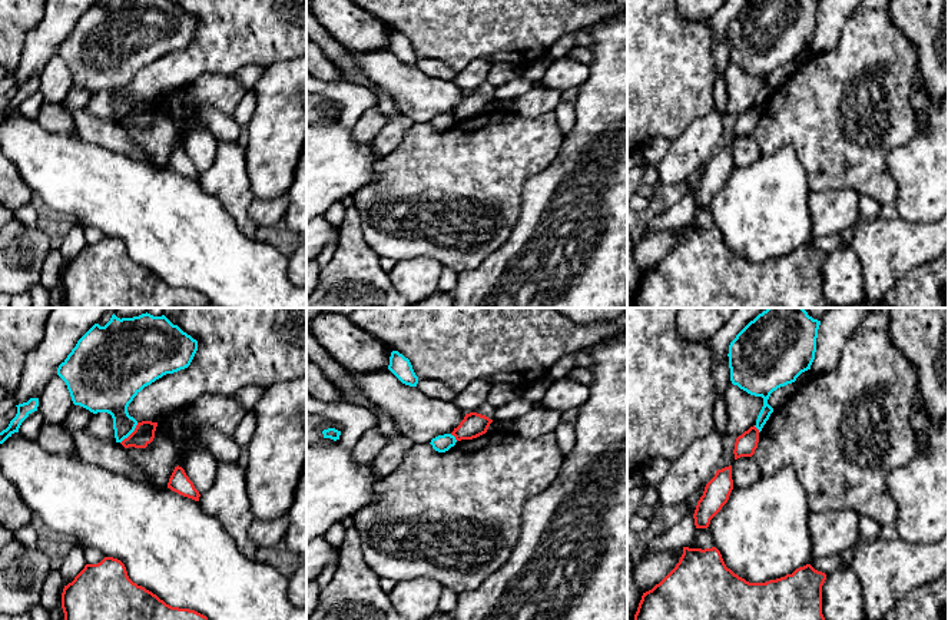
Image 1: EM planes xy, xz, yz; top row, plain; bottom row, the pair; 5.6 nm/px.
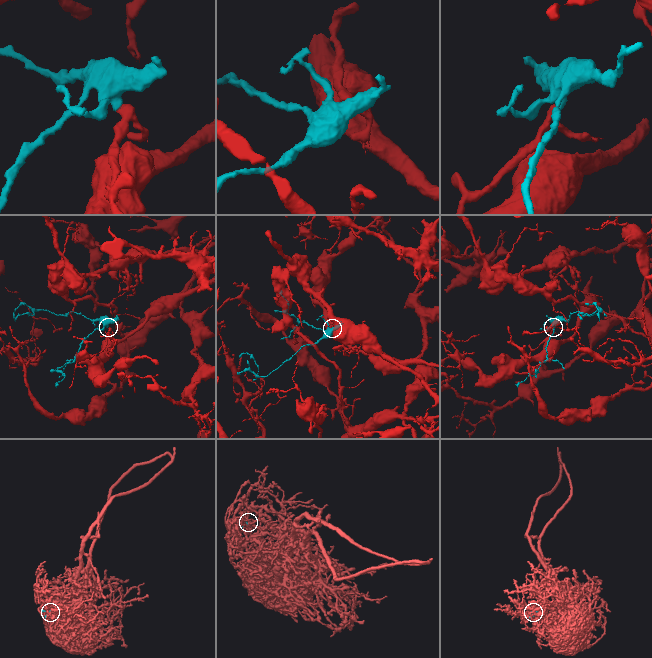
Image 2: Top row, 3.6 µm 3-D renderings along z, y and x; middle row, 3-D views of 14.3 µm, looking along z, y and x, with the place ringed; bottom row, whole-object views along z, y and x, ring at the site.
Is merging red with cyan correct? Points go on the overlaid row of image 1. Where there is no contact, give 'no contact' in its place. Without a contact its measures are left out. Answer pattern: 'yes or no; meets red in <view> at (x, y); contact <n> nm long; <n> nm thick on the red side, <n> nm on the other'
no; meets red in xy at (132, 433); contact 160 nm long; 120 nm thick on the red side, 220 nm on the other

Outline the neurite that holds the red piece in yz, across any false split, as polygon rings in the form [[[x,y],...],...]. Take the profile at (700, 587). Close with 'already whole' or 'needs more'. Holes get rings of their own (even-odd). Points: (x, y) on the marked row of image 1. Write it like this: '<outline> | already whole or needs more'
[[[683,547],[676,567],[643,593],[634,620],[825,620],[822,586],[826,574],[811,564],[766,583],[749,583],[726,567],[720,551]]] | already whole

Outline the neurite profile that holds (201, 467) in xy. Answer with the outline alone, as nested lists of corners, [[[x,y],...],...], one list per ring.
[[[198,445],[186,454],[183,470],[199,494],[202,494],[215,483],[218,461],[208,448]]]

